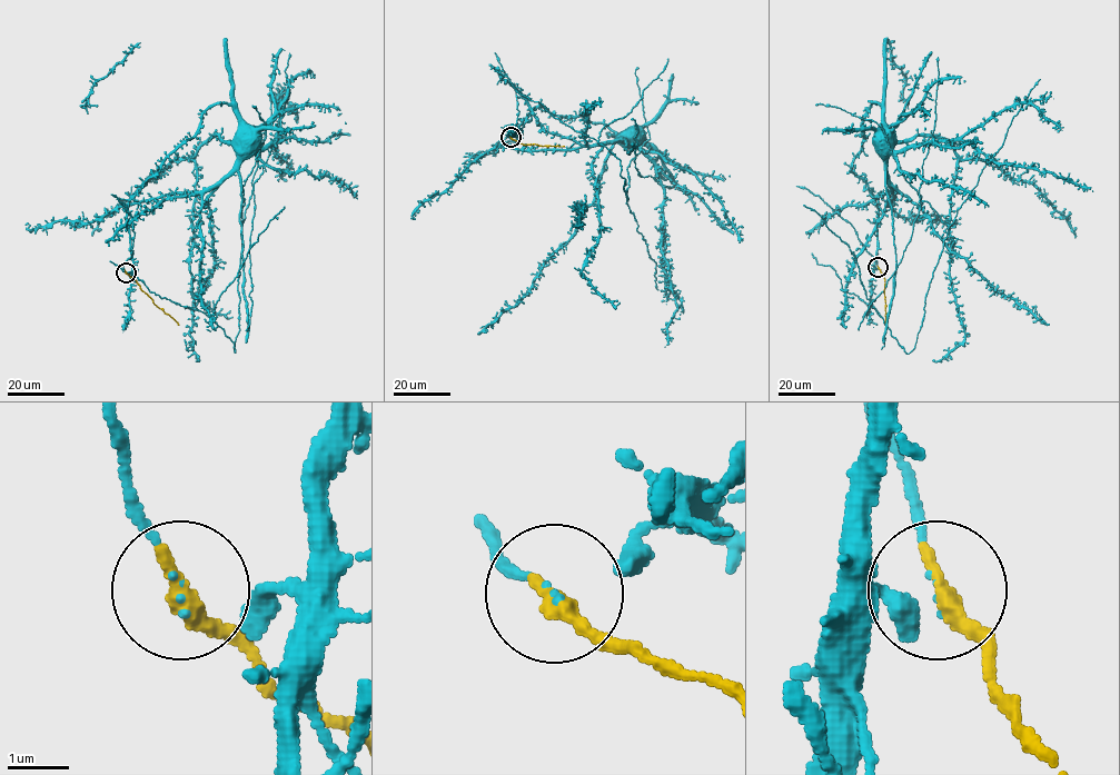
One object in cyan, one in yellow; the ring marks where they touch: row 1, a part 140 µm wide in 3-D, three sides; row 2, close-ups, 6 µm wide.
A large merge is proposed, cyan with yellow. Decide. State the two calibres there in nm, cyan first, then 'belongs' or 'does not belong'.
40 nm thick on the cyan side, 360 nm on the other; belongs

